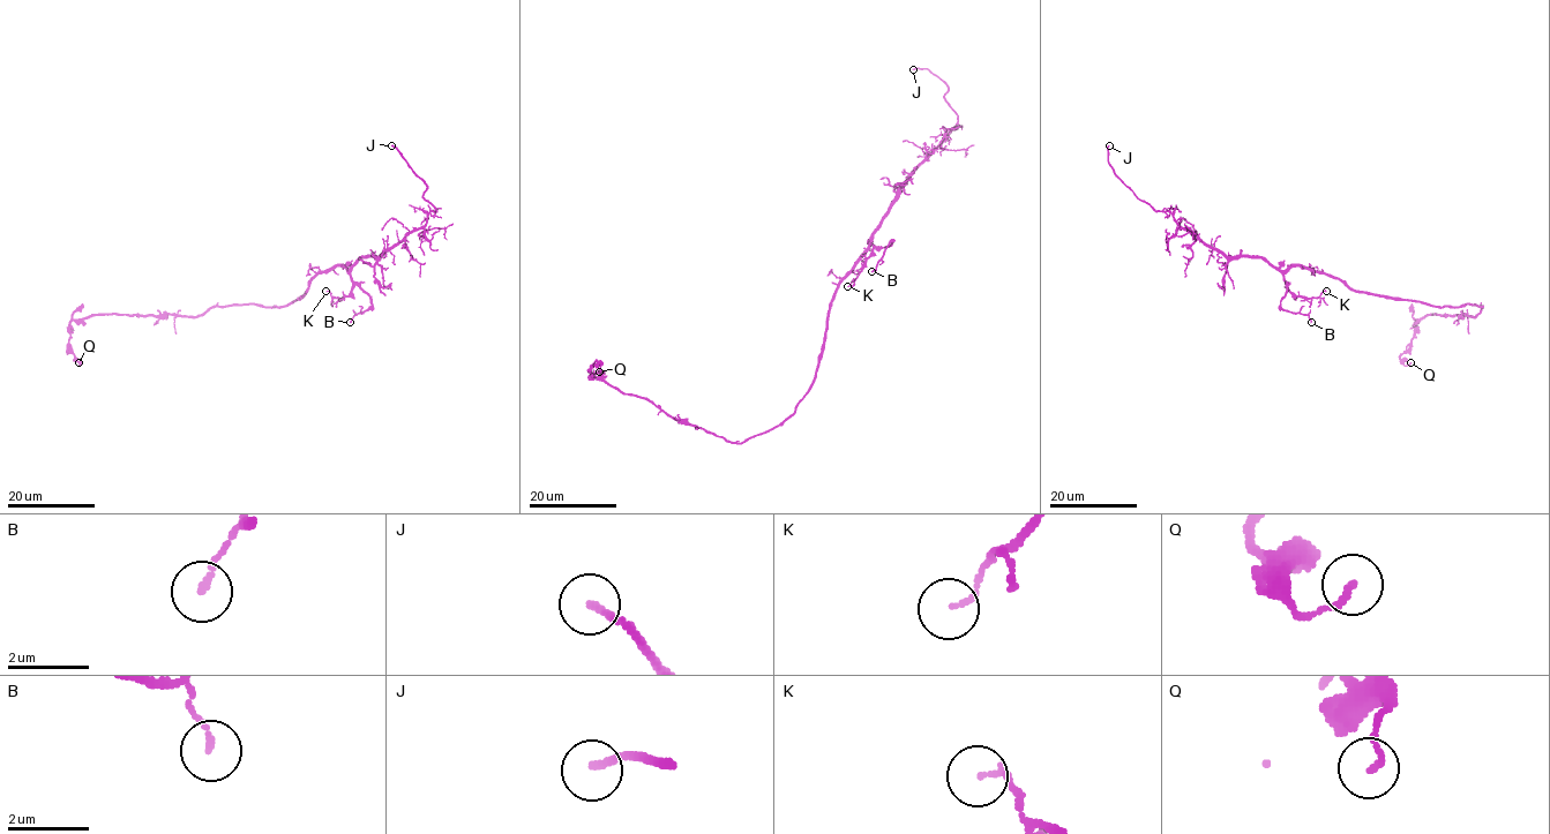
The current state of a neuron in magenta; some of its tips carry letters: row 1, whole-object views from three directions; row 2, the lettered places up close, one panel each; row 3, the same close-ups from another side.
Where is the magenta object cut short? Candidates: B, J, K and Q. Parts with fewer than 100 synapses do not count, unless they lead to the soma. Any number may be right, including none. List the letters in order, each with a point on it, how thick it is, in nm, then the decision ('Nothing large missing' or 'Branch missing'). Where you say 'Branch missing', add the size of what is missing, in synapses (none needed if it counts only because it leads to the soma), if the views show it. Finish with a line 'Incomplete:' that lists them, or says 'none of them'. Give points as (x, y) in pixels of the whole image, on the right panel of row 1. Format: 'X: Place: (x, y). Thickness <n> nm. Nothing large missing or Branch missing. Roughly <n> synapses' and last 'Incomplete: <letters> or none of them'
B: Place: (1311, 322). Thickness 130 nm. Nothing large missing
J: Place: (1109, 145). Thickness 170 nm. Branch missing
K: Place: (1326, 291). Thickness 130 nm. Nothing large missing
Q: Place: (1410, 362). Thickness 140 nm. Nothing large missing
Incomplete: J

